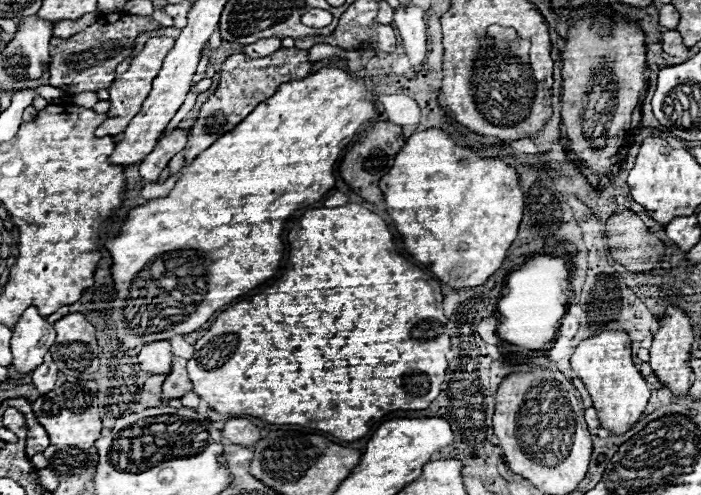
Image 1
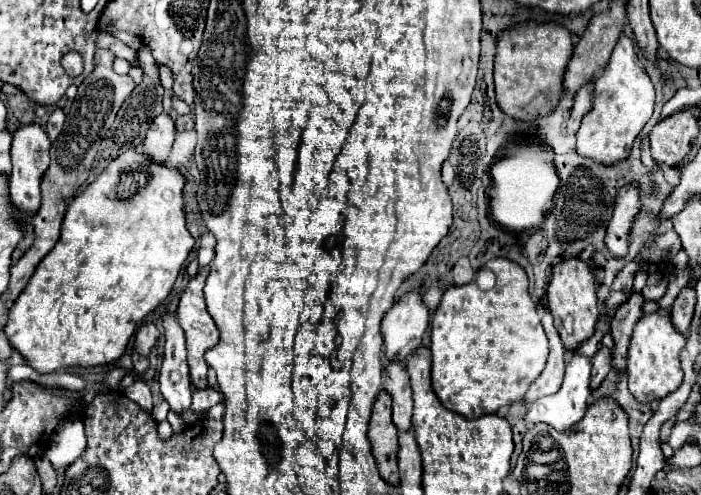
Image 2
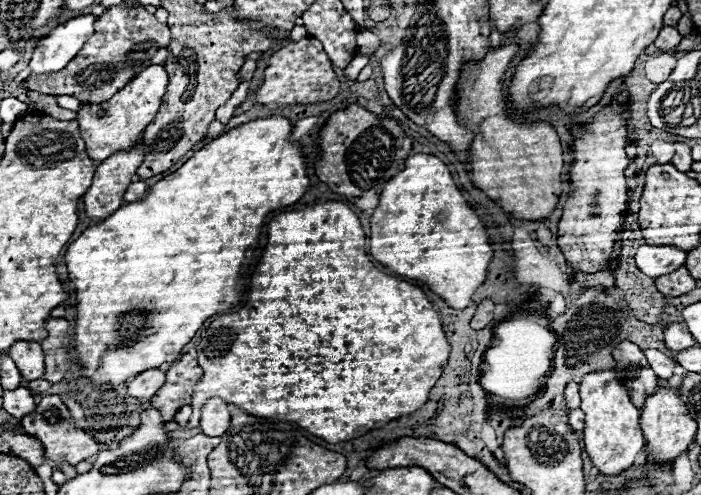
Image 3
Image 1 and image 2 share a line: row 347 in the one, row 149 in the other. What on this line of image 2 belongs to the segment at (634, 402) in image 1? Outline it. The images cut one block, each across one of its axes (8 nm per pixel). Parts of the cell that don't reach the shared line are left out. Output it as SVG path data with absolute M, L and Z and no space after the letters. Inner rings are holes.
M622 32L614 46L608 66L604 68L602 76L594 80L592 110L582 118L580 130L576 134L578 138L576 150L582 156L600 160L604 164L614 164L618 160L628 158L634 140L642 132L644 124L650 120L652 110L654 110L654 86L642 64L642 58L634 48L634 42Z

